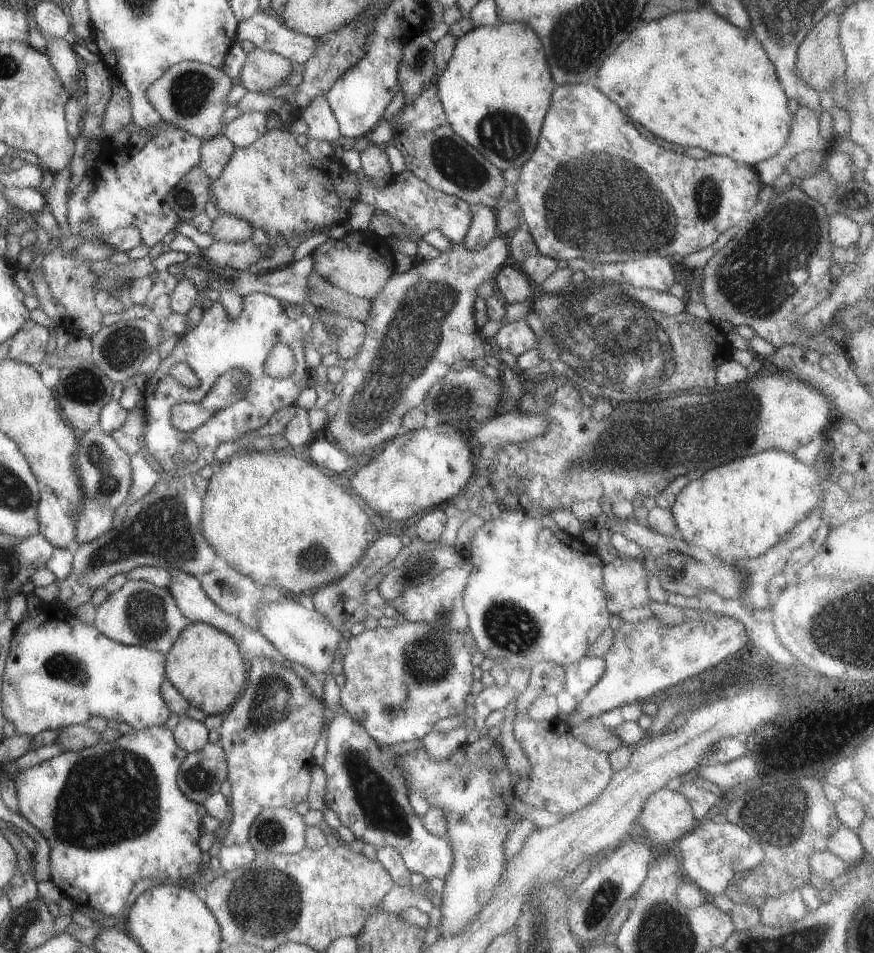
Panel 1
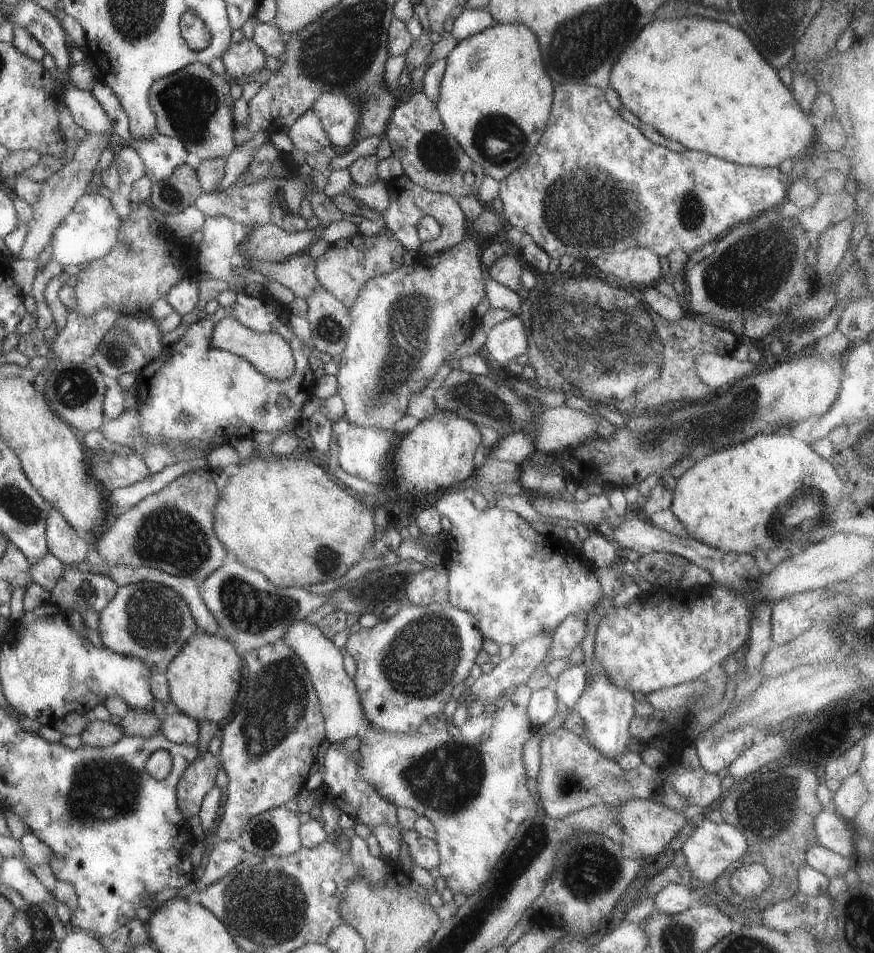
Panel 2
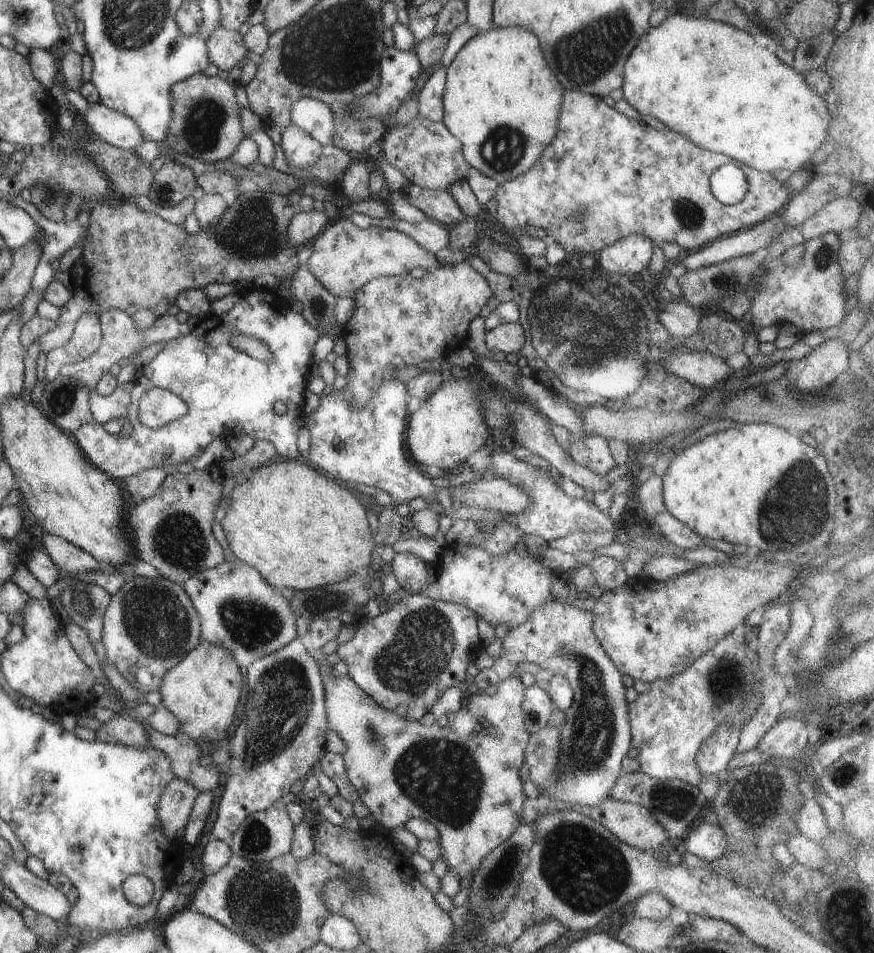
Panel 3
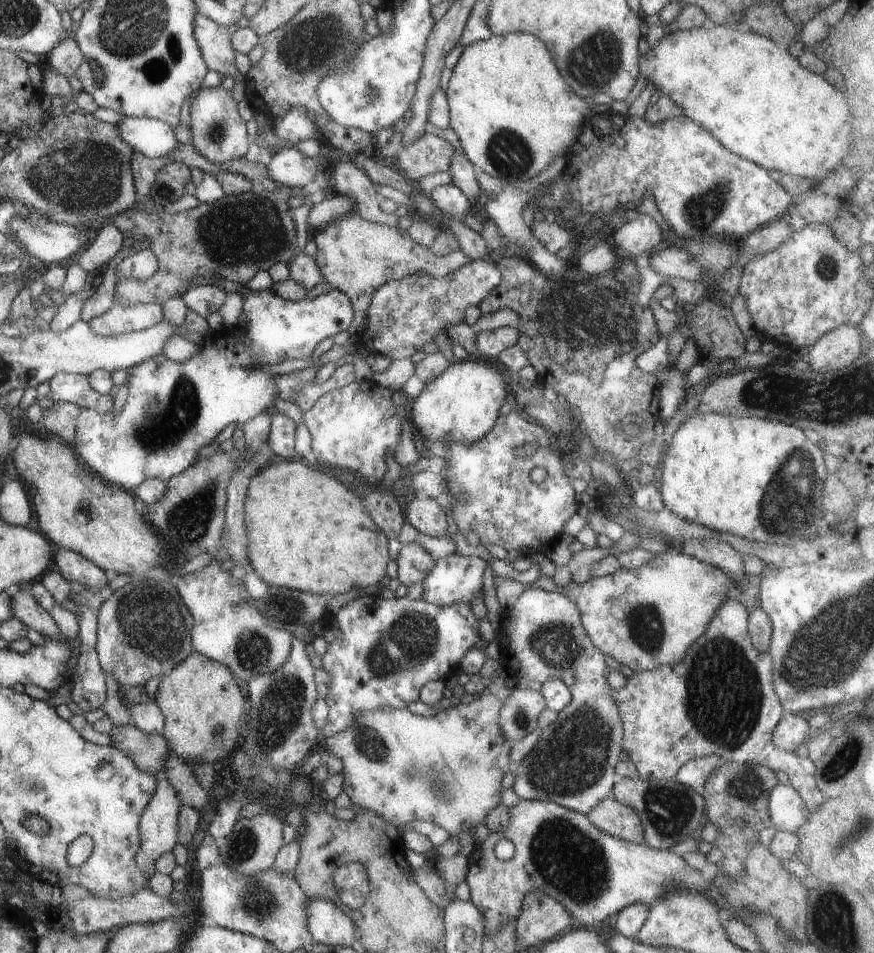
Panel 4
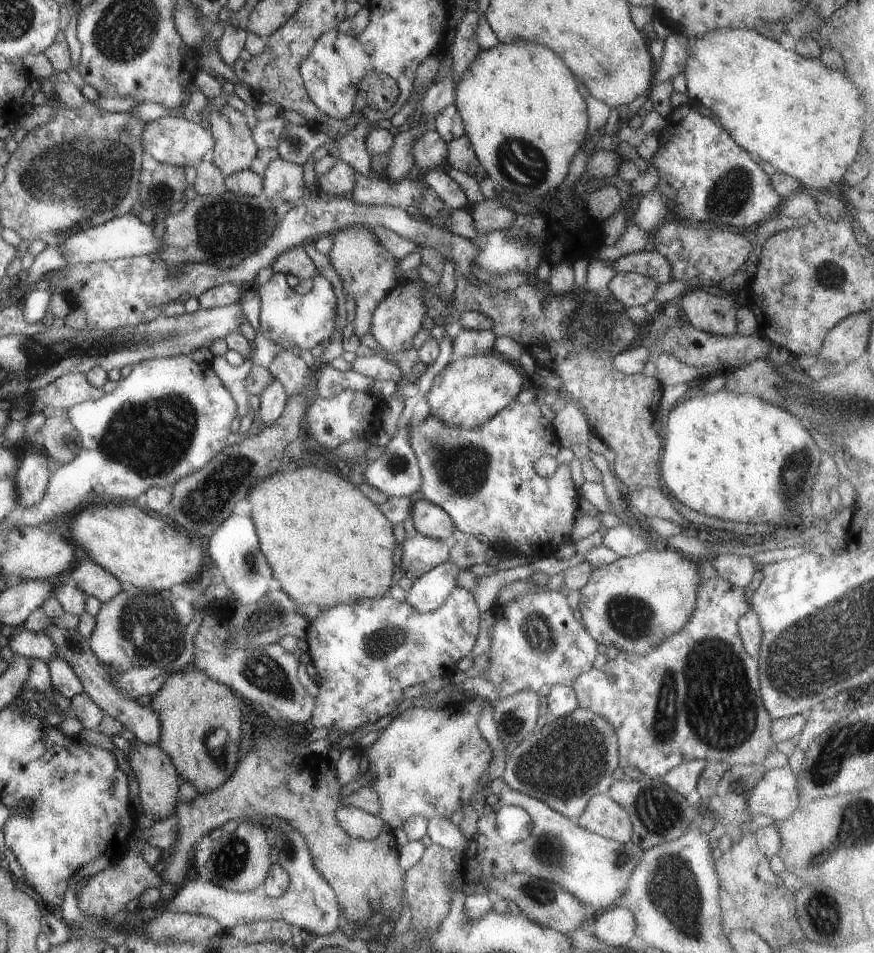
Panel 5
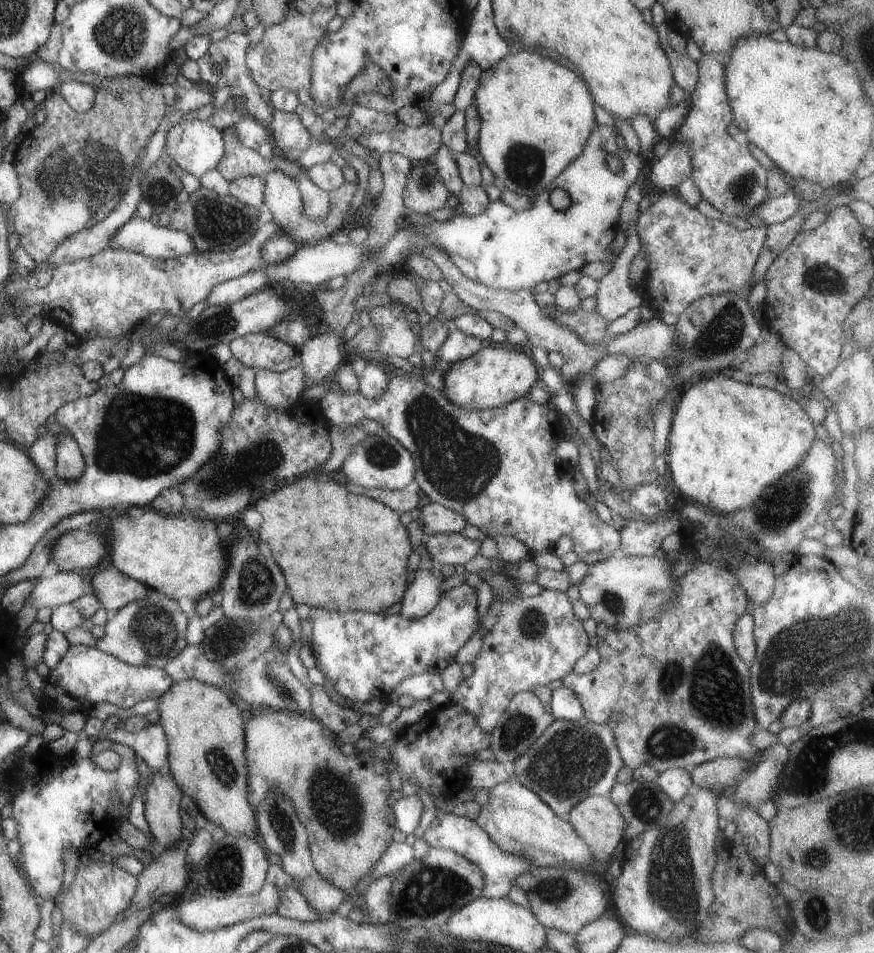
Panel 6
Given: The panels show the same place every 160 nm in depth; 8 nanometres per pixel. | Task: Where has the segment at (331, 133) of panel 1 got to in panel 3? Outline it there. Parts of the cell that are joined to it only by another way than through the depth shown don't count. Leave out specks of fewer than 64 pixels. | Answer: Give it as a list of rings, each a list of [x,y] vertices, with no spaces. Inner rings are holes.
[[[289,125],[281,130],[279,146],[285,162],[293,168],[307,168],[319,156],[322,145],[300,128]]]

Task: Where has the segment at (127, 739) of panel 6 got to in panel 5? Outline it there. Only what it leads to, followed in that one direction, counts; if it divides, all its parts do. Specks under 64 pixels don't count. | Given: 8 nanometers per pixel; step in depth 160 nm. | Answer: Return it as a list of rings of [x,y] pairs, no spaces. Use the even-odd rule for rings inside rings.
[[[49,623],[42,631],[51,639],[56,655],[61,657],[77,675],[82,682],[82,691],[104,712],[105,715],[118,720],[124,728],[131,731],[135,742],[157,743],[160,733],[159,719],[157,713],[150,705],[139,705],[136,700],[130,699],[119,690],[111,680],[108,672],[100,665],[97,657],[89,648],[88,638],[82,637],[76,630],[58,628]]]

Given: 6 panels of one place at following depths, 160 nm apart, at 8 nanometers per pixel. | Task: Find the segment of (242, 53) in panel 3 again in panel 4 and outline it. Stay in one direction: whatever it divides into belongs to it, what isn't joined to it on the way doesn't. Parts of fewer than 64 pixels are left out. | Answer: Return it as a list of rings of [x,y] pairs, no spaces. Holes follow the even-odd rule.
[[[198,12],[194,16],[193,26],[193,34],[206,69],[214,70],[221,78],[231,76],[233,79],[237,74],[233,62],[235,51],[230,43],[230,34],[225,27]]]

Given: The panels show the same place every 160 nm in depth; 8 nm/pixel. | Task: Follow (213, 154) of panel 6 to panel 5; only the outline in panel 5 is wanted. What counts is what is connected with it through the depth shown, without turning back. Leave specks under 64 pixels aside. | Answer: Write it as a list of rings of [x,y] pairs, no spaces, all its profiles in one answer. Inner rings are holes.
[[[164,116],[147,121],[140,134],[143,154],[149,154],[153,160],[175,166],[191,166],[209,156],[213,137],[204,123],[194,123],[182,116]]]

